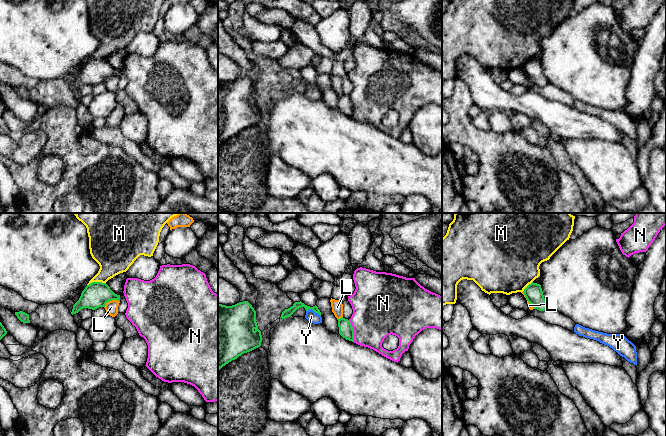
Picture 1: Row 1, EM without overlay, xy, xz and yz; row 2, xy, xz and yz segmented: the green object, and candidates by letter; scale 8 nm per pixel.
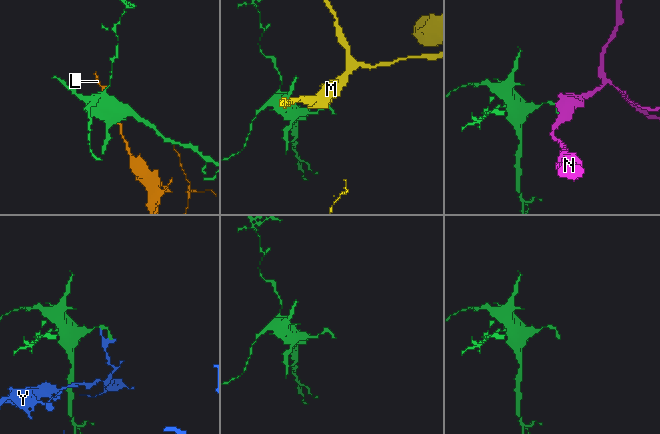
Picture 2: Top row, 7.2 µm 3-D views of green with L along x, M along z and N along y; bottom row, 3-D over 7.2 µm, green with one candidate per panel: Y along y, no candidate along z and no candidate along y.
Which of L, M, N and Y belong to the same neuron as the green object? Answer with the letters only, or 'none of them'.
none of them

